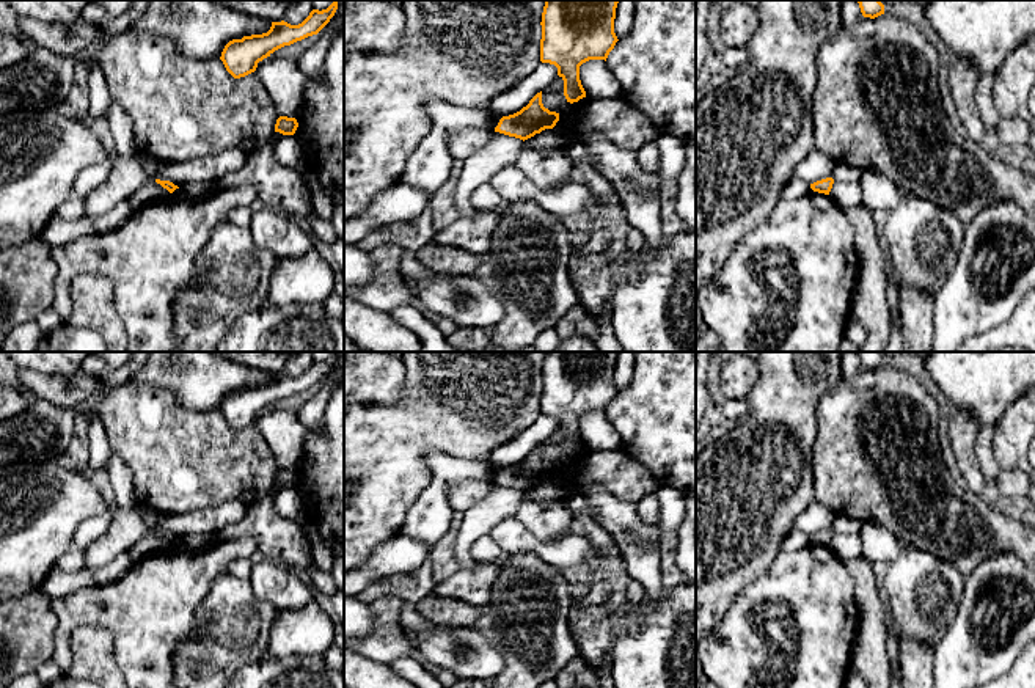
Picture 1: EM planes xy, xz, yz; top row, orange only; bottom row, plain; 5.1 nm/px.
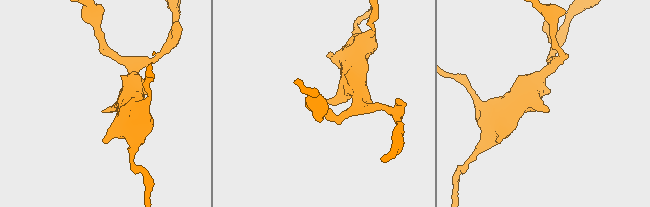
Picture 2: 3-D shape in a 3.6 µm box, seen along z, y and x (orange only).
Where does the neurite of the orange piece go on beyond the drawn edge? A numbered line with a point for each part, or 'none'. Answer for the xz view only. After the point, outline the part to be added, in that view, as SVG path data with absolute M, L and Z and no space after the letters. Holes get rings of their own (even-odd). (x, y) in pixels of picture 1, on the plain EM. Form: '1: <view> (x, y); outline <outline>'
none

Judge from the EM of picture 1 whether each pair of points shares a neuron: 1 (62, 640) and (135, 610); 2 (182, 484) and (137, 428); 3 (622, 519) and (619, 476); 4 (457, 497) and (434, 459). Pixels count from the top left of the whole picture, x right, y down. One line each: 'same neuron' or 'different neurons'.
1: same neuron
2: same neuron
3: different neurons
4: different neurons

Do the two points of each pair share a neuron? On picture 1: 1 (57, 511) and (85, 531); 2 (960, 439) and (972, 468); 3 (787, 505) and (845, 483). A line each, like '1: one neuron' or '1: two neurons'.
1: two neurons
2: one neuron
3: two neurons

